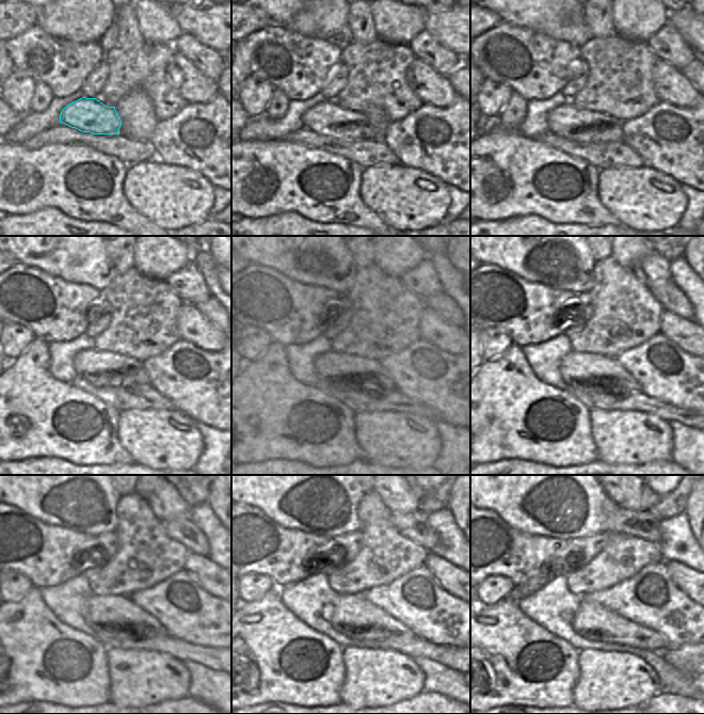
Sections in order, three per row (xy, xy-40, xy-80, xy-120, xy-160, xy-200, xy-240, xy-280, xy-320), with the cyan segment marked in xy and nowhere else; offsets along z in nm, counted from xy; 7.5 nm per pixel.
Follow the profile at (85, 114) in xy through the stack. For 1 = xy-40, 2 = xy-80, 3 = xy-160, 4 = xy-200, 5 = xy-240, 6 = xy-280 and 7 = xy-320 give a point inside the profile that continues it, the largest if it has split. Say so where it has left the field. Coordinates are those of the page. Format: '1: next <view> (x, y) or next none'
1: next xy-40 (329, 118)
2: next xy-80 (566, 120)
3: next xy-160 (332, 367)
4: next xy-200 (576, 366)
5: next xy-240 (113, 612)
6: next xy-280 (351, 613)
7: next xy-320 (593, 621)

